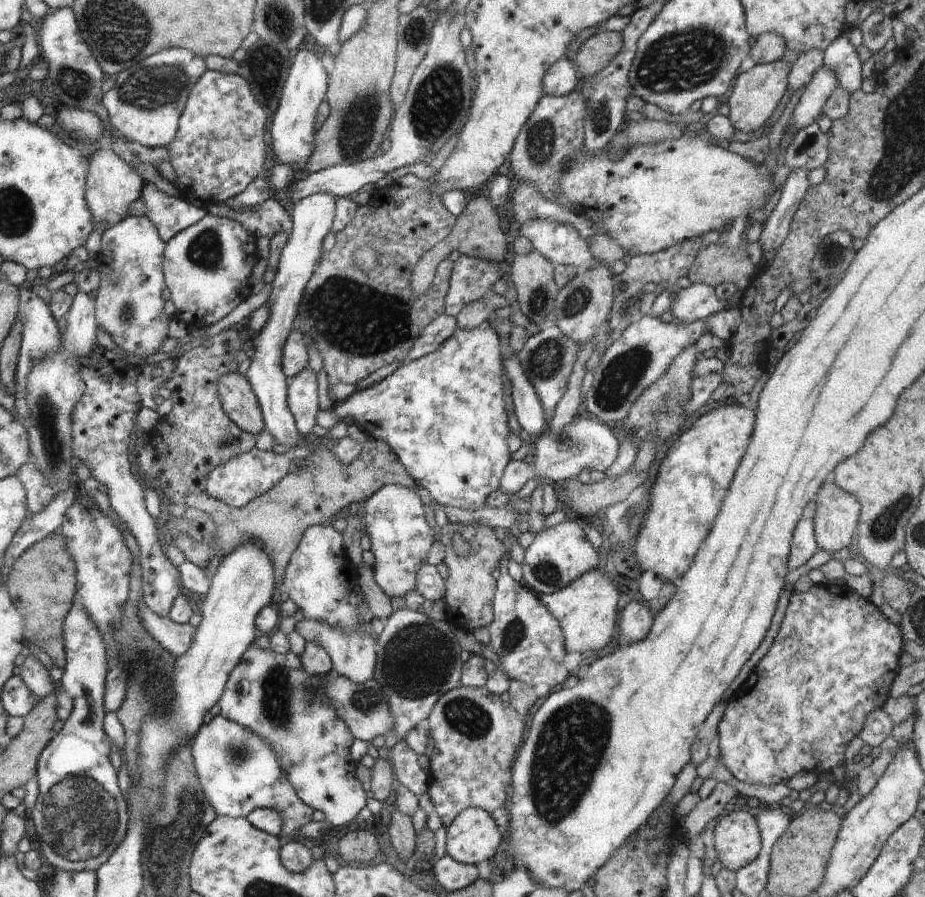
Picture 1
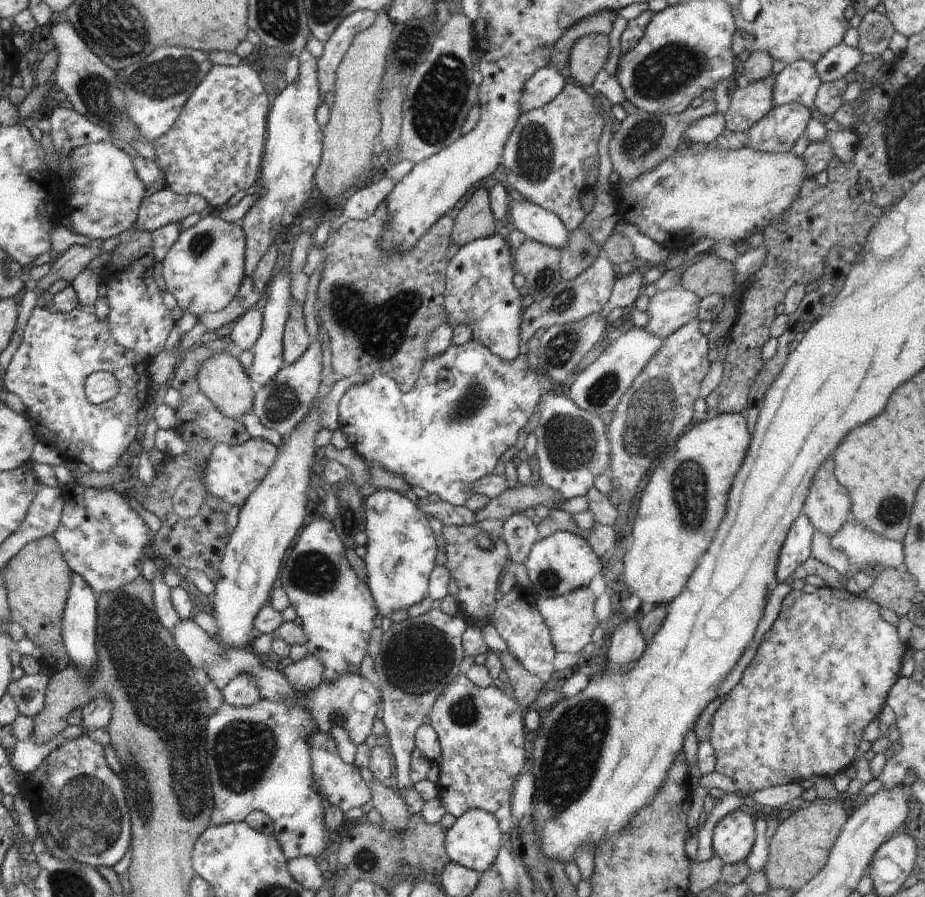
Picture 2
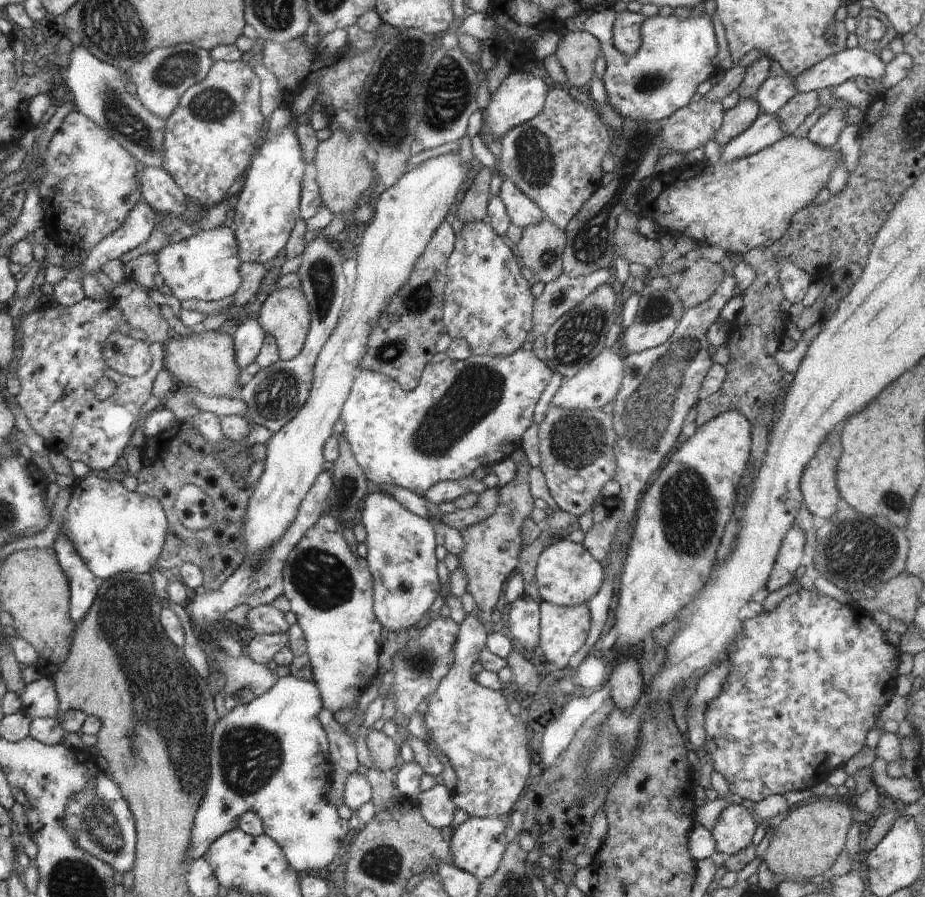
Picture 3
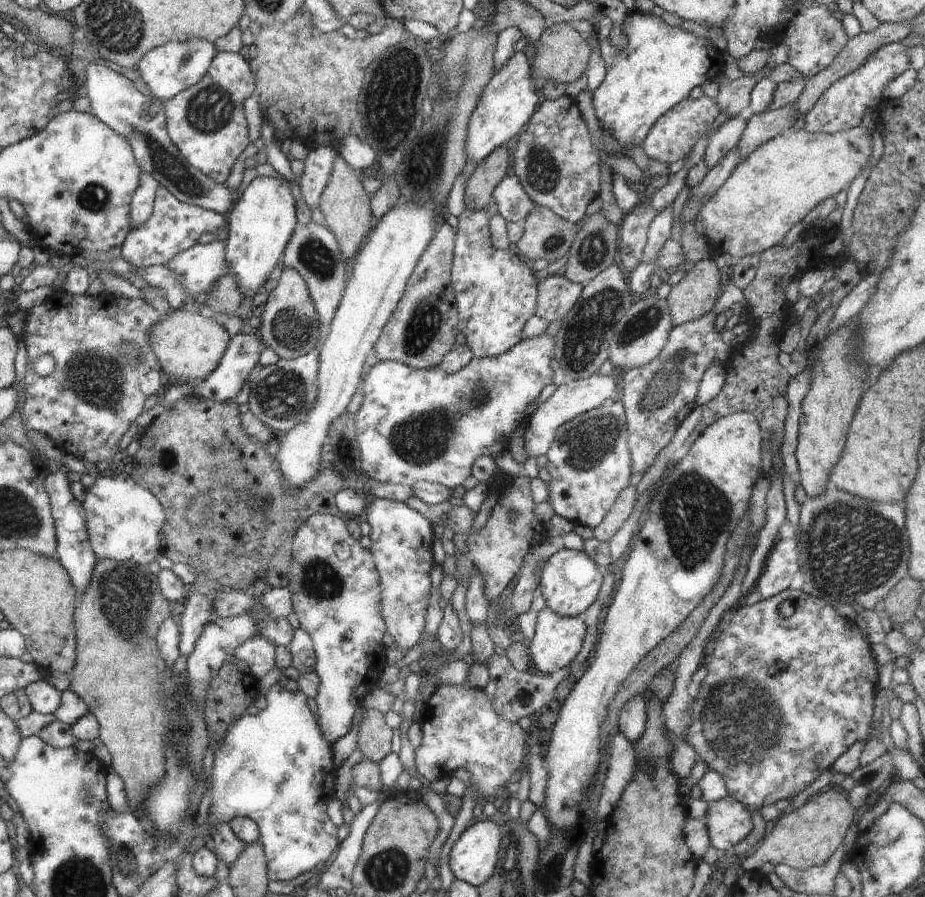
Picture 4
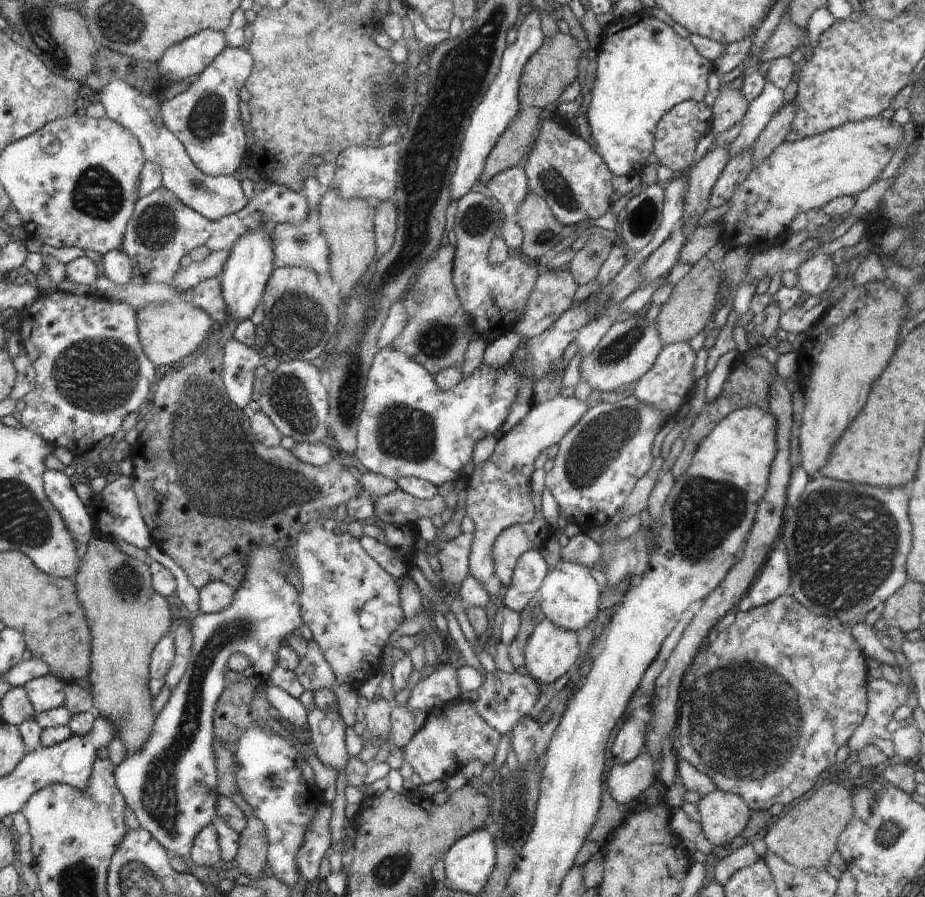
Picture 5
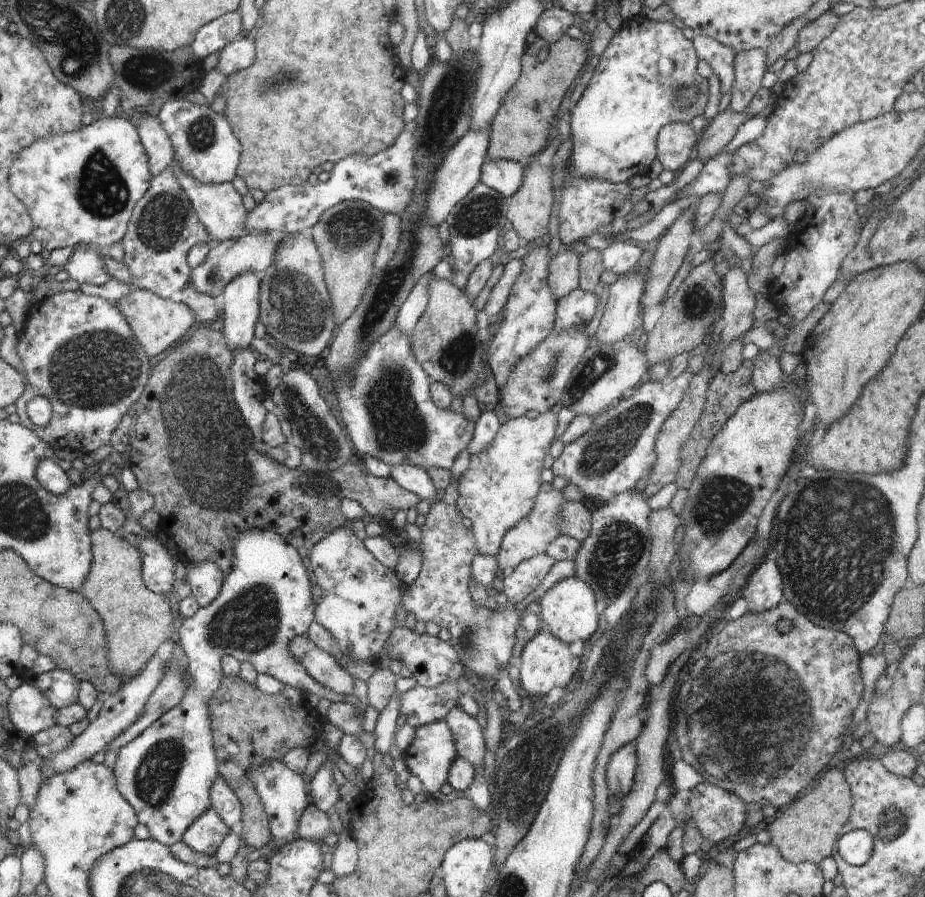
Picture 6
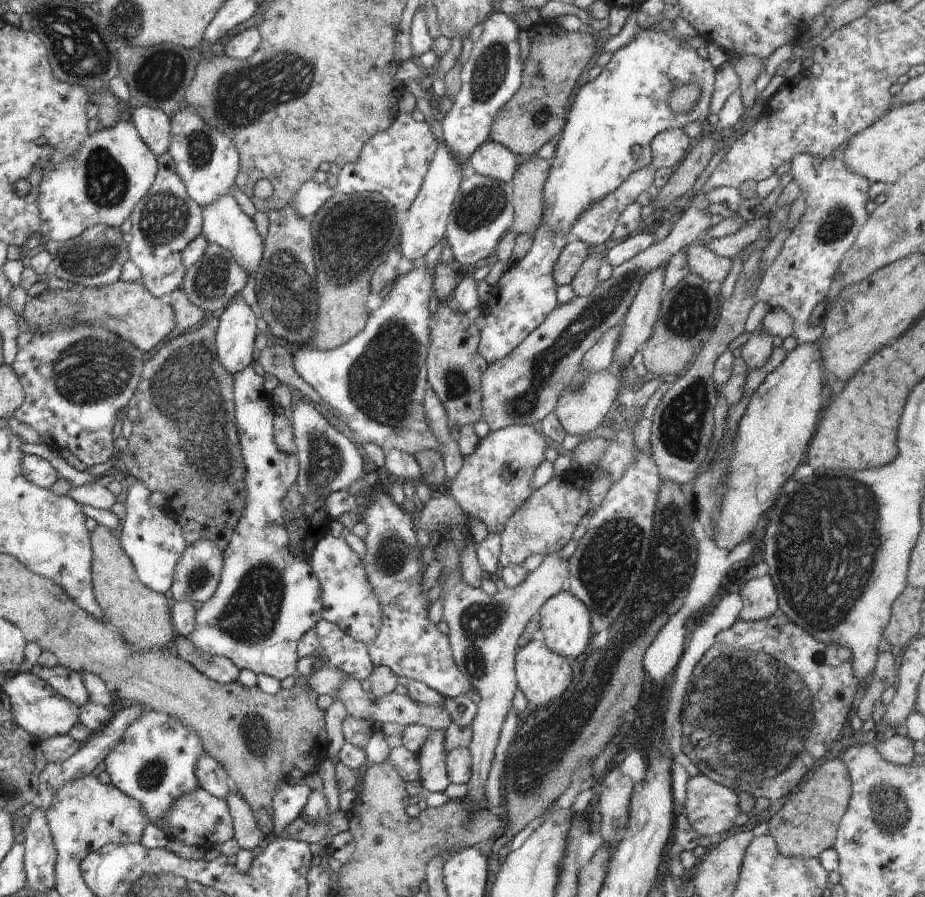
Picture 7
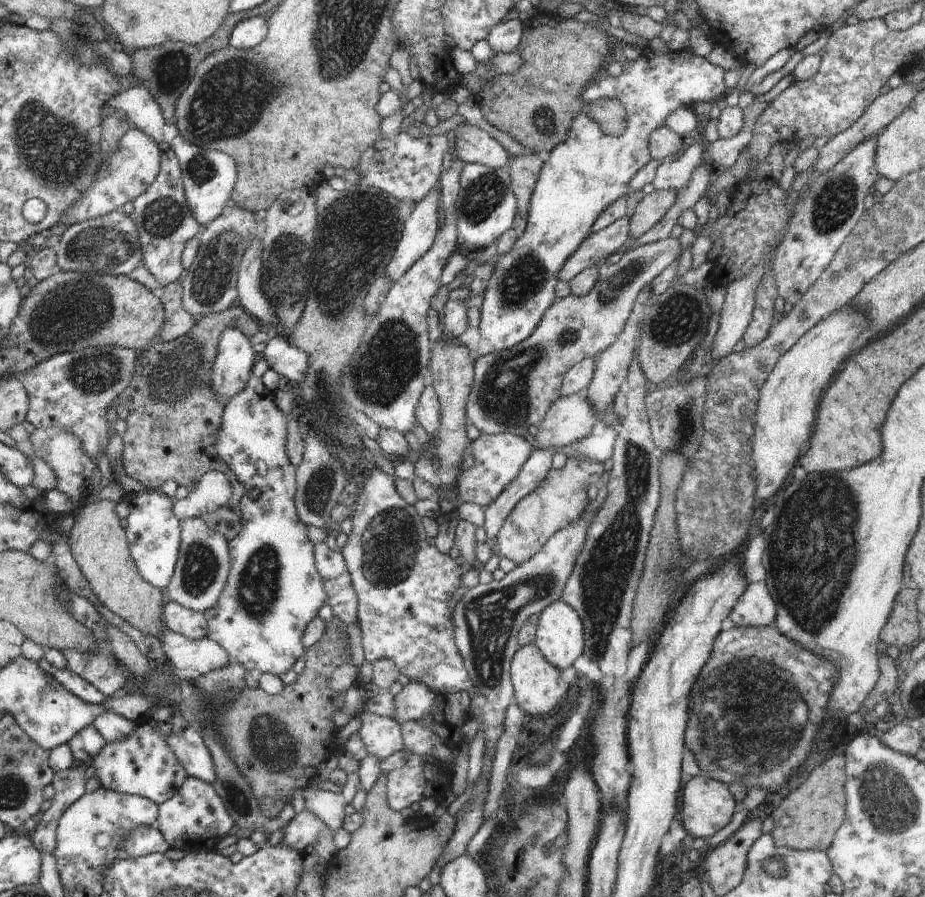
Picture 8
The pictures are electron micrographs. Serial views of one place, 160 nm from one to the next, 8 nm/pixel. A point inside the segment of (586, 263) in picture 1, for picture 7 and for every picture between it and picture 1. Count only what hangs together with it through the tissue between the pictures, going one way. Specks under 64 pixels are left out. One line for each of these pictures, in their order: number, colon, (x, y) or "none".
2: (537, 223)
3: (522, 212)
4: (513, 203)
5: (509, 187)
6: (505, 176)
7: (490, 159)

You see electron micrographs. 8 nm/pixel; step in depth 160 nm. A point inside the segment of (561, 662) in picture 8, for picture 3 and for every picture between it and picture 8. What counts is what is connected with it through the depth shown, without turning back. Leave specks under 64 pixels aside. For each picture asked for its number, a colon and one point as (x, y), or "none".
3: (567, 574)
4: (570, 580)
5: (569, 596)
6: (568, 608)
7: (565, 622)

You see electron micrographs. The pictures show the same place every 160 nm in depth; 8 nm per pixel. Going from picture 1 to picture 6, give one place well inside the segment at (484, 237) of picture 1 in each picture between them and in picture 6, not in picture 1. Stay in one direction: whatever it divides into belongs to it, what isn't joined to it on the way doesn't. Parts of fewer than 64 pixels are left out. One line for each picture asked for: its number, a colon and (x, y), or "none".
2: (475, 220)
3: (473, 207)
4: (479, 188)
5: (553, 67)
6: (521, 128)

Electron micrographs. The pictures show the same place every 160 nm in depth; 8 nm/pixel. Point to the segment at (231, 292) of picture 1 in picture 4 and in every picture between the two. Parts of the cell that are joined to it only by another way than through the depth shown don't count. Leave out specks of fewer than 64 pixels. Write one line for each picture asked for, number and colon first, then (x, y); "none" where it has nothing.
2: (203, 269)
3: (205, 266)
4: (199, 267)

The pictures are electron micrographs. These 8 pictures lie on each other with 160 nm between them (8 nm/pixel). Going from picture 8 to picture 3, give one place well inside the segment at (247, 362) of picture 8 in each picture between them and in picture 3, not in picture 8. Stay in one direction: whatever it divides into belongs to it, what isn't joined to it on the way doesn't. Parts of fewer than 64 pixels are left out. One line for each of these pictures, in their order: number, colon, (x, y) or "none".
3: (266, 209)
4: (258, 228)
5: (243, 279)
6: (241, 307)
7: (236, 331)

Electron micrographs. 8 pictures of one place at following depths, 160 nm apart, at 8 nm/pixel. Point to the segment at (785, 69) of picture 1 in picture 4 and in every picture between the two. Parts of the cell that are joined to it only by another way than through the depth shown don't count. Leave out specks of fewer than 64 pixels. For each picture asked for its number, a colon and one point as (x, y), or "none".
2: (749, 104)
3: (736, 120)
4: (727, 137)

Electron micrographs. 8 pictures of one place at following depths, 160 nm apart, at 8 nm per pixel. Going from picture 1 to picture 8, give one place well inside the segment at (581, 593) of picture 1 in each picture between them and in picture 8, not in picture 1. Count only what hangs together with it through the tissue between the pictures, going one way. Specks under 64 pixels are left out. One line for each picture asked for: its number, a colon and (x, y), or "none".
2: (571, 619)
3: (563, 630)
4: (557, 640)
5: (551, 651)
6: (545, 663)
7: (542, 675)
8: (538, 685)

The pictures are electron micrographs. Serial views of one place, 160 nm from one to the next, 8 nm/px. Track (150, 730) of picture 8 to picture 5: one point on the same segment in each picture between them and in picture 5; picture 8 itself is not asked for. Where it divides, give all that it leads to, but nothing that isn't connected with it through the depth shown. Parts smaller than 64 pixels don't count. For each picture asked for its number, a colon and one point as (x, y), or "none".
5: (170, 783)
6: (165, 774)
7: (154, 762)

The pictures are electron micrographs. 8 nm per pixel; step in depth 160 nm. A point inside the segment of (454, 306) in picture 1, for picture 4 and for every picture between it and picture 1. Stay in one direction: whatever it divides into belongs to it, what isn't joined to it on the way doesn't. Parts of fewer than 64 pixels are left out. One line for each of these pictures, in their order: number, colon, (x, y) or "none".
2: (479, 292)
3: (488, 304)
4: (495, 292)

